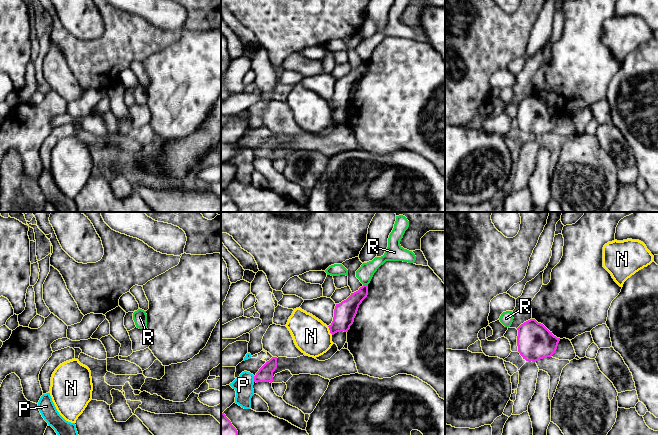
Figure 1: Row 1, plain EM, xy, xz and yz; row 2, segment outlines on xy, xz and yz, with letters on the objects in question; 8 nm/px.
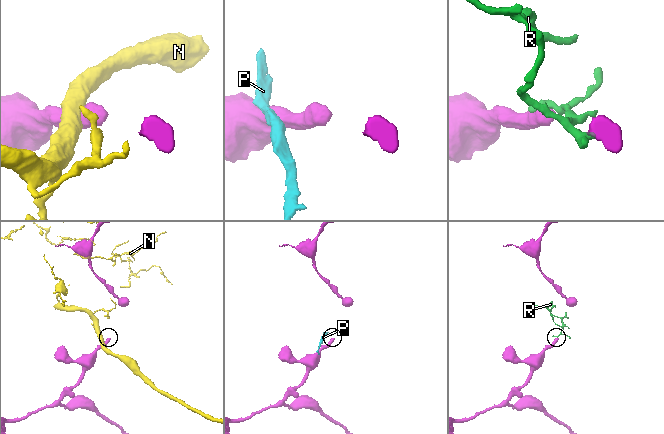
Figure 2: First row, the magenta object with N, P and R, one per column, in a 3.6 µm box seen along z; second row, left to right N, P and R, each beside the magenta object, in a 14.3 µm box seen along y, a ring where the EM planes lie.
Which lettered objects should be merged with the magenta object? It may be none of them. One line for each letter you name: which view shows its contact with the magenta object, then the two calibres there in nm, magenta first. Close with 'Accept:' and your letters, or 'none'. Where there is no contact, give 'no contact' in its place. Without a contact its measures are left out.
Accept: none

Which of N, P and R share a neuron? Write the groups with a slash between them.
N / P / R

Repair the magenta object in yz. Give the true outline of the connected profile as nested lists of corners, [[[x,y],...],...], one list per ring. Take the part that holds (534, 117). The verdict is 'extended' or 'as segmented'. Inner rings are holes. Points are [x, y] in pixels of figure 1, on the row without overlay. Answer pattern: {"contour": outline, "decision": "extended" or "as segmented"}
{"contour": [[[535,95],[524,98],[517,106],[518,128],[526,137],[536,138],[555,129],[560,114]]], "decision": "as segmented"}

